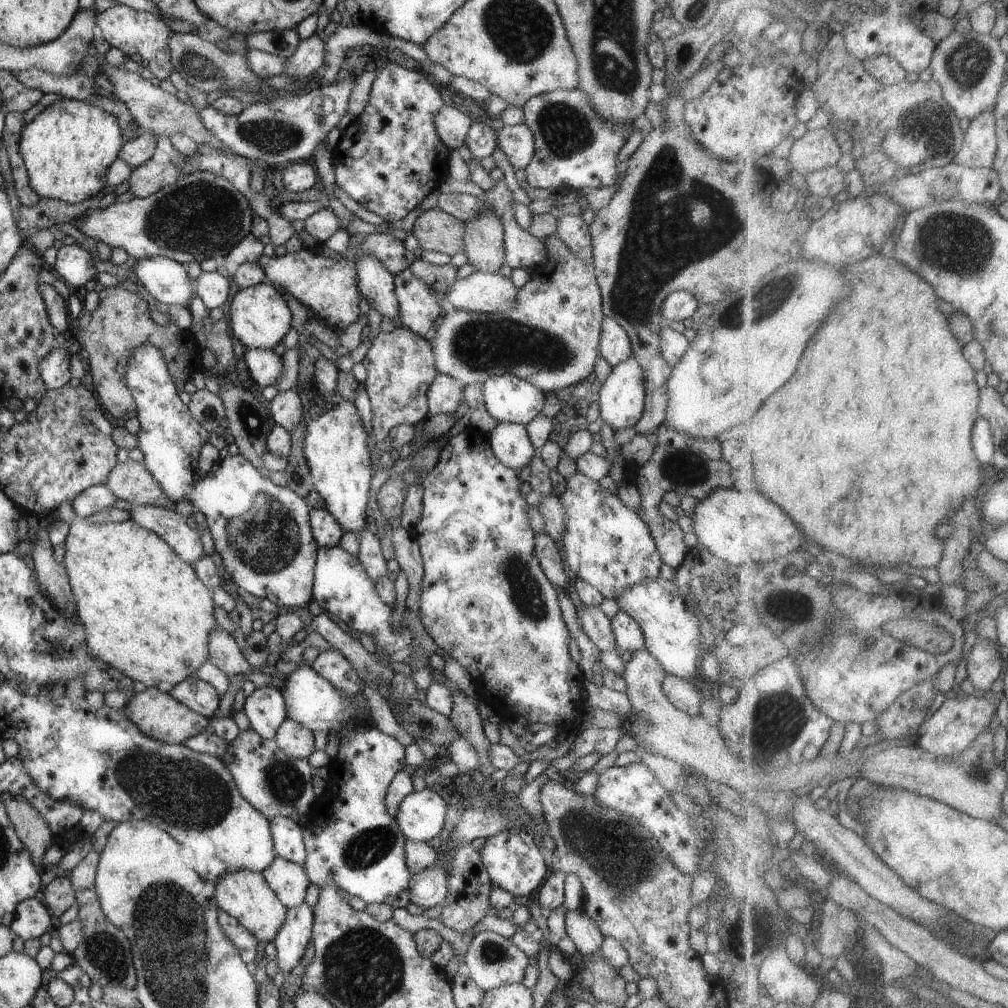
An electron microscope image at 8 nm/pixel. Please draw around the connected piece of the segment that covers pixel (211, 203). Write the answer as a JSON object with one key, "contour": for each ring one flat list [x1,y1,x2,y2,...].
{"contour":[[194,170,150,196,116,201,106,208,88,209,70,223,88,238,104,242,110,248,122,248,136,260,161,256,187,266,192,261,200,263,210,256,222,256,236,246,251,233,252,215,247,198,229,180,212,172]]}

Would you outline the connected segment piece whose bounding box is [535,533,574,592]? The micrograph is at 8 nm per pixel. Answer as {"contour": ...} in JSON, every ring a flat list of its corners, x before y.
{"contour":[[535,534,535,555,539,560,540,566,546,575,546,578,554,585,558,591,567,591,573,577,566,570,563,562,562,551,560,545,548,534]]}

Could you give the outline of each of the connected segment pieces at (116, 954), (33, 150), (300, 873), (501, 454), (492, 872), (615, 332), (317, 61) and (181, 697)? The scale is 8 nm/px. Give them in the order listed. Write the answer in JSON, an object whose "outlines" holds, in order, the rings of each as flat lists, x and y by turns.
{"outlines":[[[92,851,71,871,67,873,71,880,78,903,77,919,83,924,83,942,71,952,74,965,80,967,89,977,92,984,98,984,103,990,106,986,122,986,134,989,137,974,133,965,131,944,126,935,114,926,102,912,95,891,95,876,99,863,99,853]],[[64,97,61,101,44,108,44,111,22,129,19,153,27,170,29,185,39,197,78,204,104,190,107,186,108,167,119,157,124,143,115,116,87,102]],[[276,857,261,873,287,909,295,909,304,903,307,888,311,884,301,864]],[[499,422,488,434,496,458,506,466,522,470,537,454,526,427,518,423]],[[506,829,486,837,479,853,491,883,514,896,530,896,546,880,550,869,534,842,534,834,520,829]],[[604,317,598,345,600,356,611,367,624,362,632,354,632,343,628,333,613,318]],[[314,34,301,40,296,52,284,62,282,73,288,73,293,79,303,79,324,68,327,41]],[[197,676,185,678,180,684,166,690,180,704,208,719,216,714,221,700,214,687]]]}

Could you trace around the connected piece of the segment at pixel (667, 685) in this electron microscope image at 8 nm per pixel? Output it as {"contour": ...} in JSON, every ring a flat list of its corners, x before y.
{"contour":[[667,675,662,688,675,709,681,710,693,717,699,716,699,706,705,697,694,682,676,675]]}

